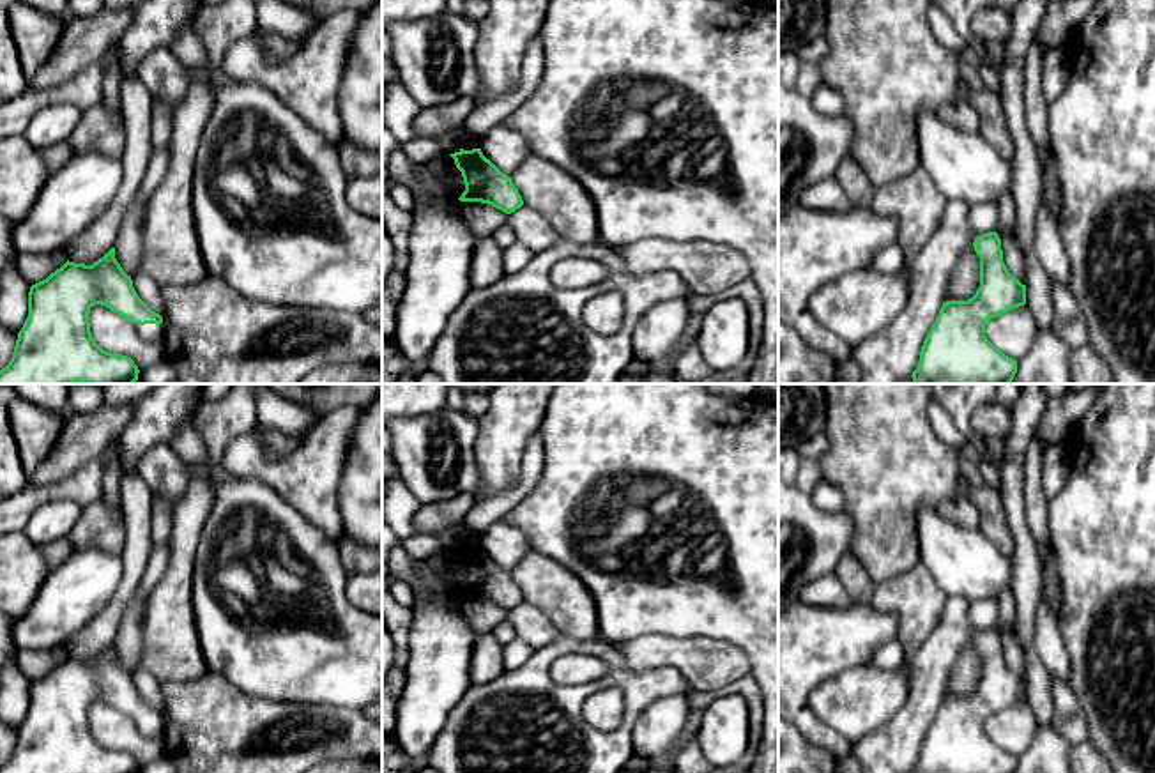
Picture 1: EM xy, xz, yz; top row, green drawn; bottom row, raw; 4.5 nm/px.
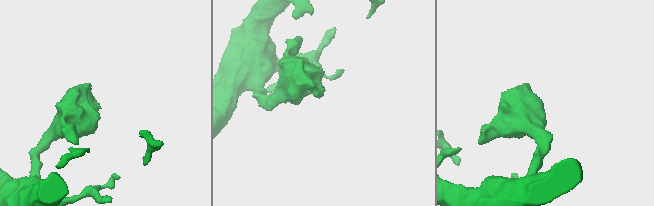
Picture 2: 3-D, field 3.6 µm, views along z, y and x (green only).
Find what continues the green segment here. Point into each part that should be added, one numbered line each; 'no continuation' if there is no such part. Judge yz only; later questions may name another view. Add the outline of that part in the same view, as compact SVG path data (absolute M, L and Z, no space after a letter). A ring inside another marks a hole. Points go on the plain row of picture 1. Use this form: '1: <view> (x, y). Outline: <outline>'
no continuation

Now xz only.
no continuation

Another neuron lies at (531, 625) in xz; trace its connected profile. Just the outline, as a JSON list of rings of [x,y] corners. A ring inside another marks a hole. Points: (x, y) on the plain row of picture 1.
[[[525,601],[508,610],[506,621],[513,626],[516,637],[532,649],[545,647],[559,639],[559,631],[548,617],[539,608]]]

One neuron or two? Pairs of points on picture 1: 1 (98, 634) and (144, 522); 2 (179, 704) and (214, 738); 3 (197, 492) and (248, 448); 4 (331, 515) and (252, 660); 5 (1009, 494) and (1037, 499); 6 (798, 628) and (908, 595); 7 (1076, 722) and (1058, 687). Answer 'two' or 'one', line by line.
1: one
2: one
3: two
4: two
5: two
6: two
7: one

